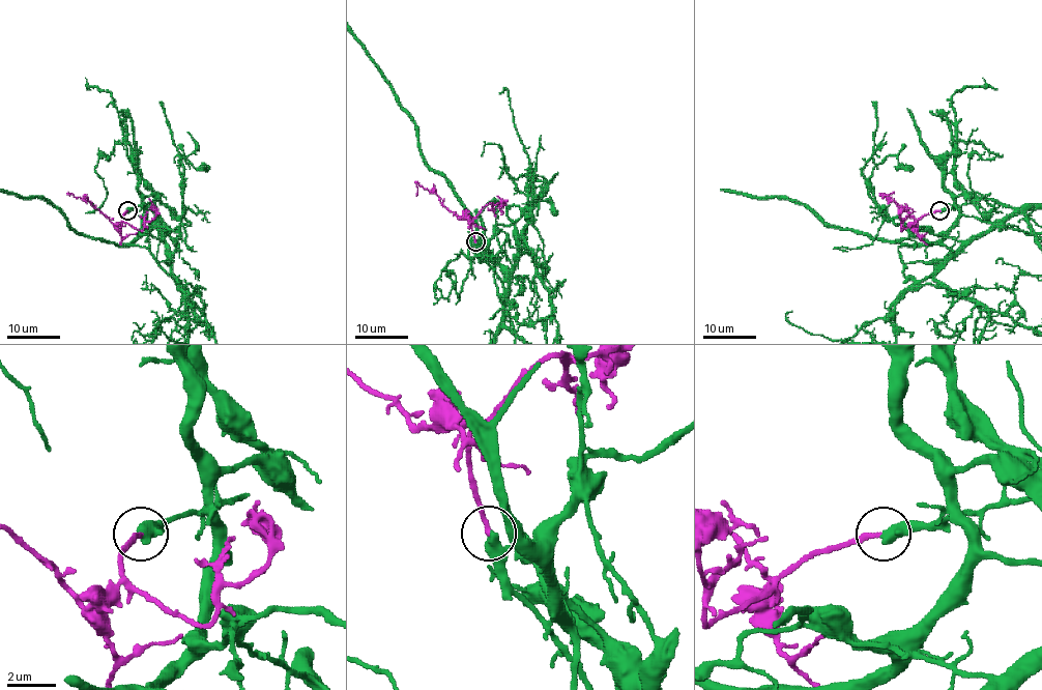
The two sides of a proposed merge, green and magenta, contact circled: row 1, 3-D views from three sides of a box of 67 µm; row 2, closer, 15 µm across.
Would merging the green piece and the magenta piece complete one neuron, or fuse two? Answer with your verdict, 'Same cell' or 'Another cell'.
Another cell

